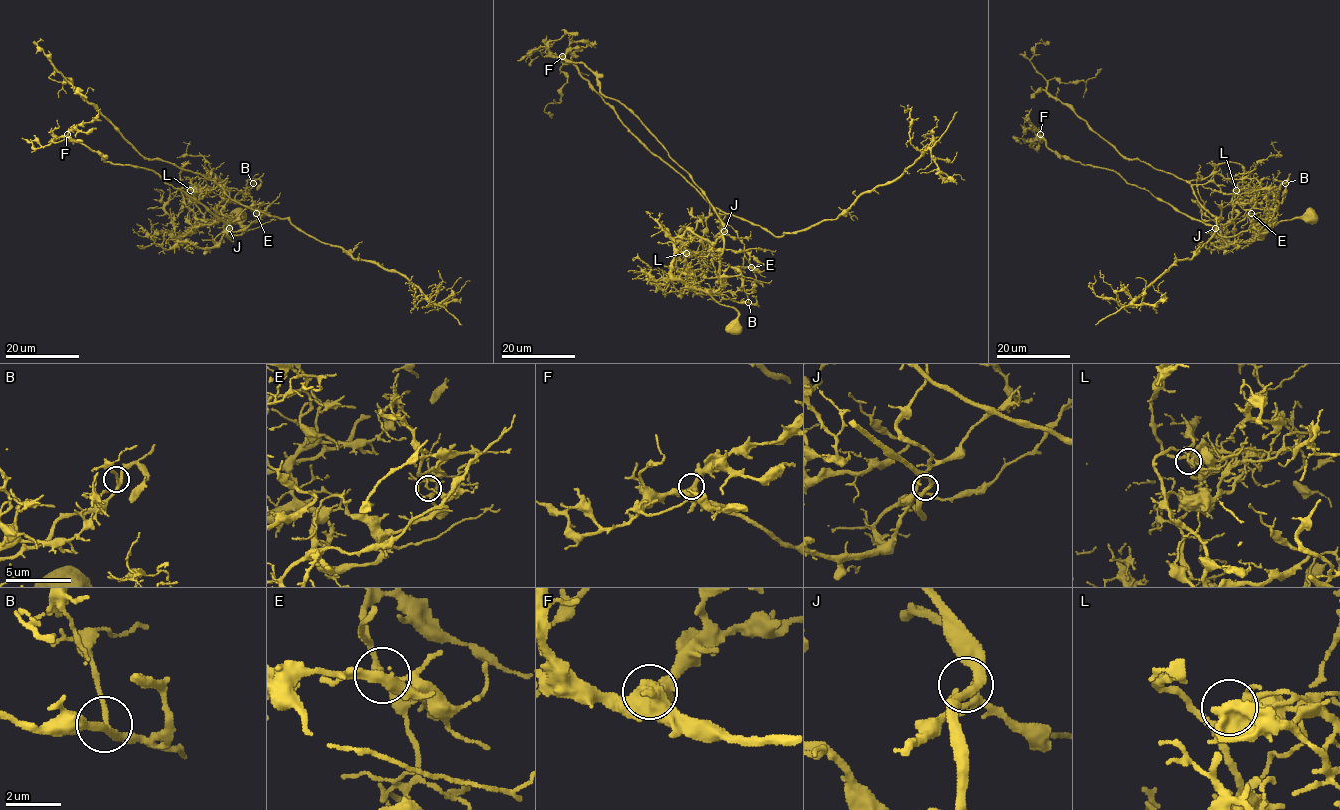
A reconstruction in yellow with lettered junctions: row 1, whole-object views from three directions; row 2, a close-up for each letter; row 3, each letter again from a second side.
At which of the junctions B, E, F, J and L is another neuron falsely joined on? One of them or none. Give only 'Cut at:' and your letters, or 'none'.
Cut at: E

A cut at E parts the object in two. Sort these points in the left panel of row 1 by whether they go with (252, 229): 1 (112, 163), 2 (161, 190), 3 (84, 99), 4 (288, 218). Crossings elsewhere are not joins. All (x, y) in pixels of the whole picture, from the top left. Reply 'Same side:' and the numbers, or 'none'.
Same side: 1, 2

